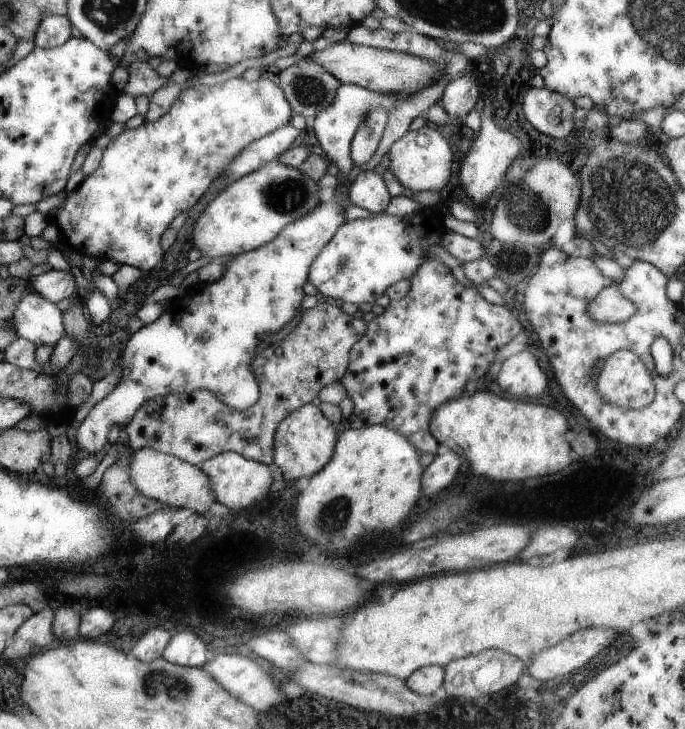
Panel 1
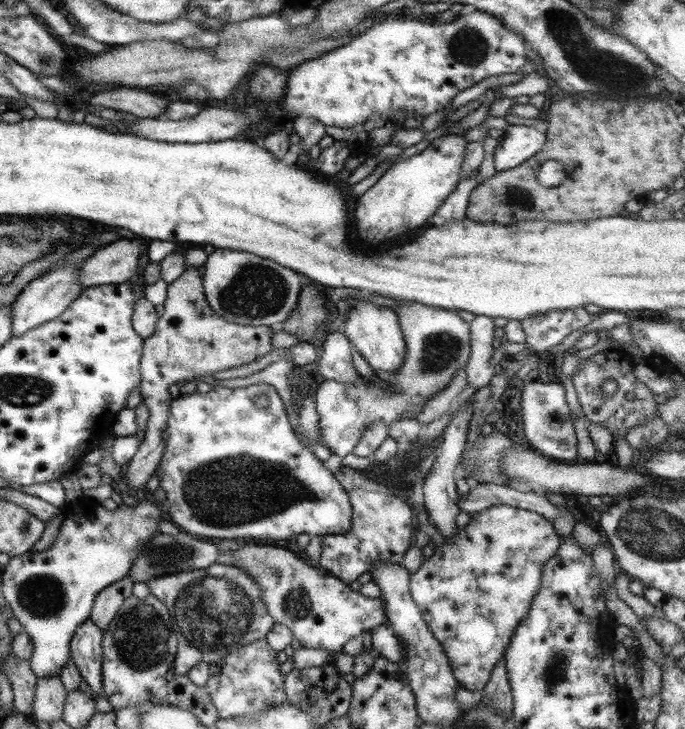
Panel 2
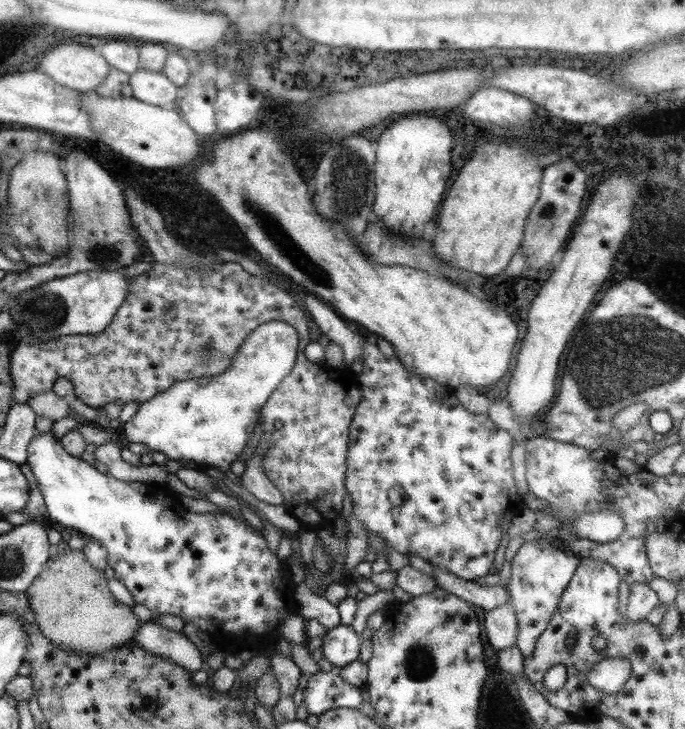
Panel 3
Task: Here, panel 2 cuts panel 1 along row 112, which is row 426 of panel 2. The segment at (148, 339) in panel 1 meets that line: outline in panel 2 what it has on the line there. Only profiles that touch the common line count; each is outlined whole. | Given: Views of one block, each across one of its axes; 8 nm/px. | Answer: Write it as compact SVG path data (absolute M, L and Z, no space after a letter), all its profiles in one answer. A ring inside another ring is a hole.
M400 302L395 309L406 343L406 358L404 364L394 373L376 372L377 380L359 376L354 384L341 384L335 380L326 380L320 385L314 385L316 412L319 416L320 436L323 444L330 449L332 455L344 458L353 452L362 433L377 420L383 420L388 426L398 422L410 410L415 409L434 394L434 386L440 388L454 379L458 369L466 366L471 353L469 324L453 310L446 310L434 306L426 306L420 302Z

